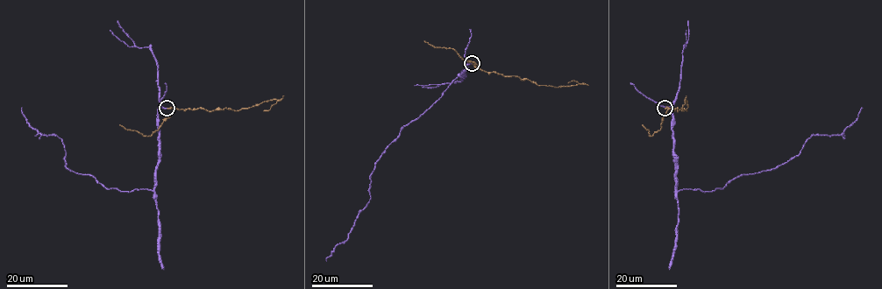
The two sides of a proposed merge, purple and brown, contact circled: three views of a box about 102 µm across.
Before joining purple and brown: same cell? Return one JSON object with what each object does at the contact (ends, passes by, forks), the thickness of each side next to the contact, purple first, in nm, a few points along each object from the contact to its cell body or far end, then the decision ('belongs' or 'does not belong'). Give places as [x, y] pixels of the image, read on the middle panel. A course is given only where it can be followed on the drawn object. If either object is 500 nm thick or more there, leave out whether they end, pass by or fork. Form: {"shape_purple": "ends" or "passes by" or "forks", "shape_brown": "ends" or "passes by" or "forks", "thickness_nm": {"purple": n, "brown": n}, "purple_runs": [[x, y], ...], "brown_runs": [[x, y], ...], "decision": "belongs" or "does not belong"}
{"shape_purple": "ends", "shape_brown": "ends", "thickness_nm": {"purple": 170, "brown": 150}, "purple_runs": [[472, 64], [401, 130], [376, 163], [368, 202], [347, 239], [326, 260]], "brown_runs": [[472, 64], [487, 72], [517, 75], [540, 85], [556, 88], [581, 83], [573, 81], [568, 82]], "decision": "does not belong"}

